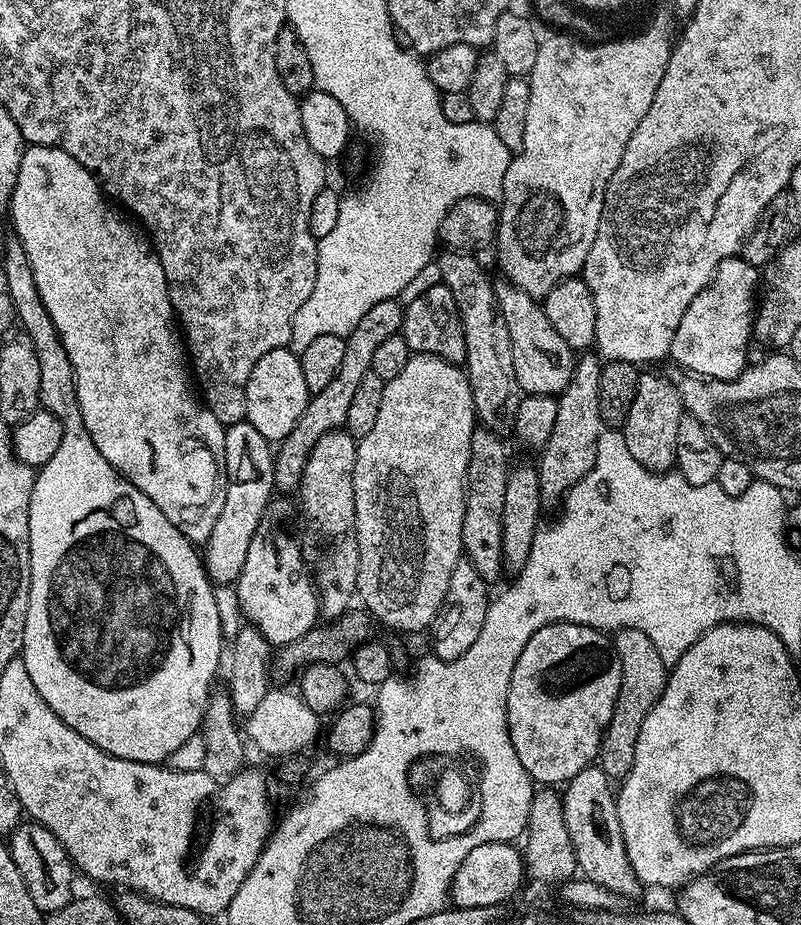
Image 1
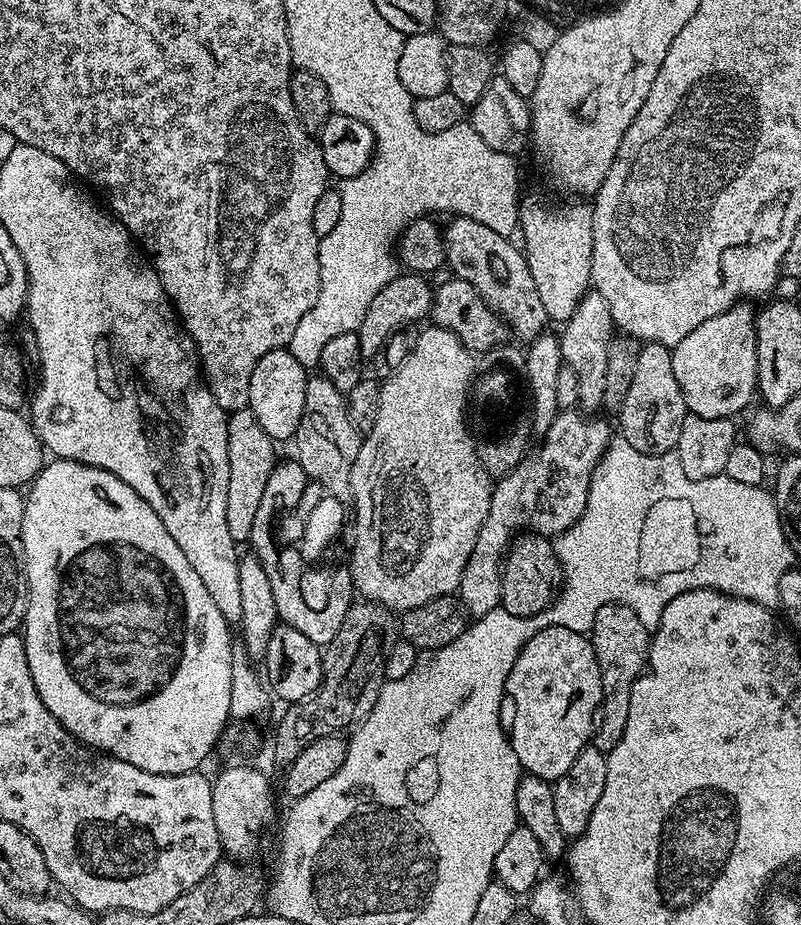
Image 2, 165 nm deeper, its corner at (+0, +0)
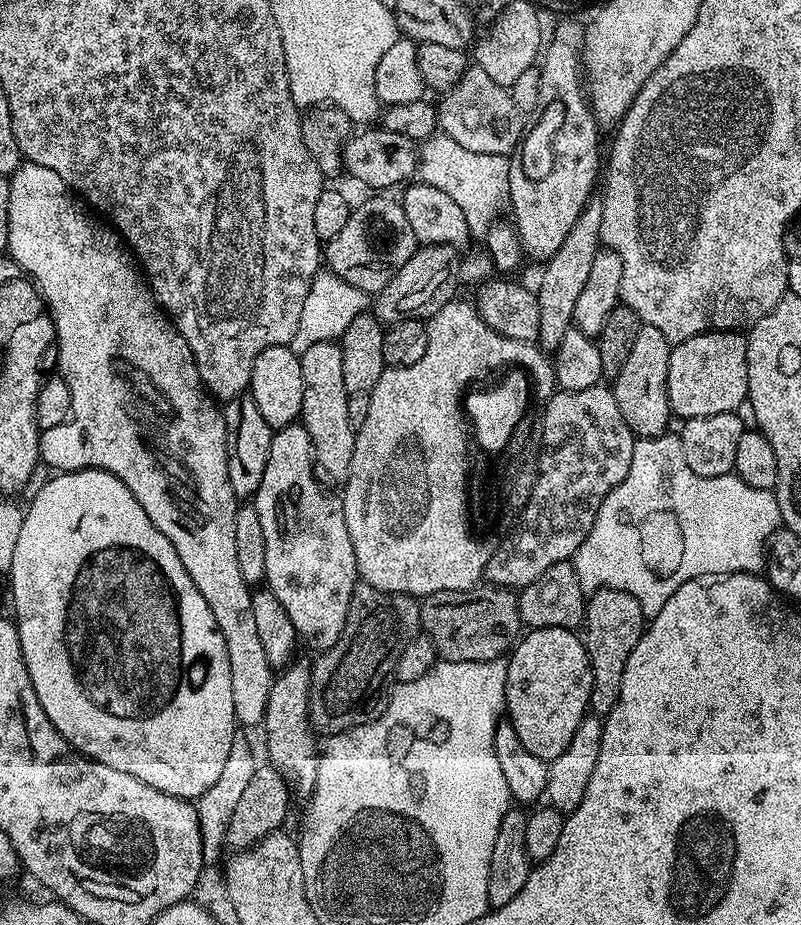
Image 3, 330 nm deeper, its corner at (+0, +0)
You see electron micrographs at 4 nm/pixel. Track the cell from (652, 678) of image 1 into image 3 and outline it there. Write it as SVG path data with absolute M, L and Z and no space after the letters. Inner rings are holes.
M599 588L597 592L591 593L586 600L586 629L588 633L583 633L582 639L588 646L588 657L590 658L590 666L592 667L592 693L590 694L590 708L595 715L606 718L614 710L614 706L618 702L620 697L620 691L622 690L622 674L626 670L626 658L630 658L630 650L634 650L634 646L638 646L640 641L640 635L644 633L646 627L646 617L642 606L638 606L638 598L634 598L630 594L626 594L622 590L614 590L613 588Z

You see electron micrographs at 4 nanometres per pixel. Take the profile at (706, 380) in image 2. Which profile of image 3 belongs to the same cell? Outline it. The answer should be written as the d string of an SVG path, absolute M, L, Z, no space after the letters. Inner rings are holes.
M709 330L694 338L686 338L675 345L670 354L668 371L668 397L673 417L681 421L702 418L710 414L735 412L736 407L748 398L748 341L736 330Z

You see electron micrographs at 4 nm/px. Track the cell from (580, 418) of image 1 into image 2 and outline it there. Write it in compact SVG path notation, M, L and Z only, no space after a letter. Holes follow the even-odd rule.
M589 290L578 302L578 310L568 320L563 321L559 329L560 349L565 365L573 368L577 375L579 407L592 414L604 403L606 394L606 350L614 335L614 325L610 314L610 305L606 298L594 290Z

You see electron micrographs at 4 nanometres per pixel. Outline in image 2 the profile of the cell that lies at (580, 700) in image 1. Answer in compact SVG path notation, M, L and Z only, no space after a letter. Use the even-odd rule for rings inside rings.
M557 624L538 630L538 634L534 634L534 638L526 642L526 646L522 646L514 662L514 670L510 670L506 696L510 704L512 700L510 743L521 769L527 775L549 782L562 778L562 774L566 774L566 770L574 766L574 758L578 758L578 754L589 747L592 723L602 702L602 674L591 639L585 633L566 630Z

